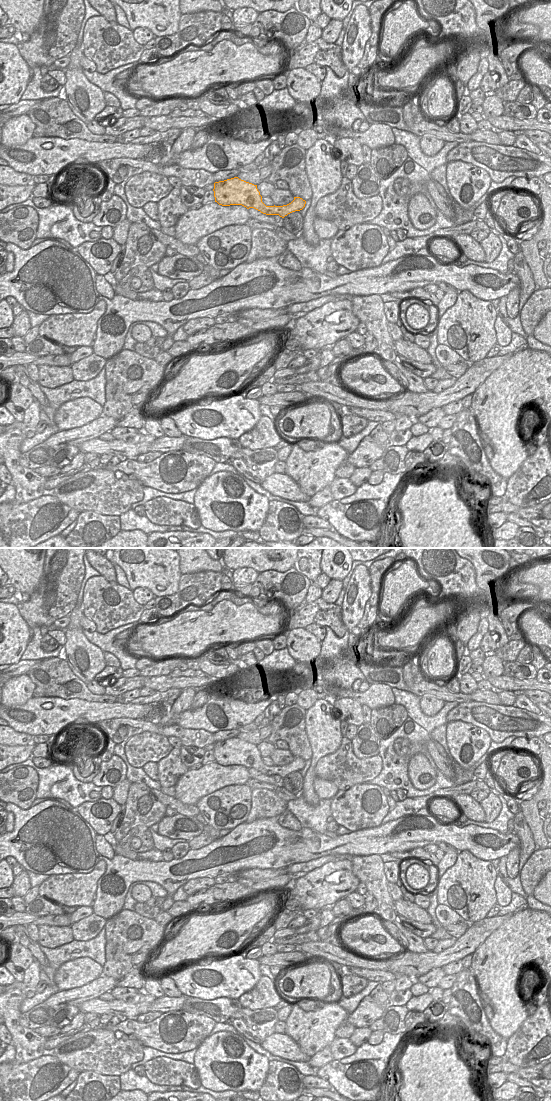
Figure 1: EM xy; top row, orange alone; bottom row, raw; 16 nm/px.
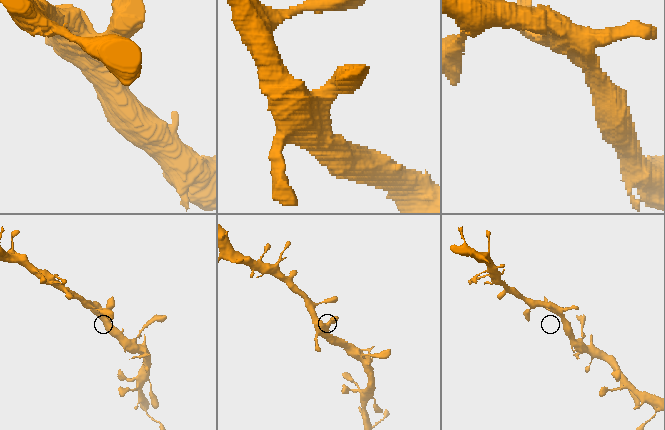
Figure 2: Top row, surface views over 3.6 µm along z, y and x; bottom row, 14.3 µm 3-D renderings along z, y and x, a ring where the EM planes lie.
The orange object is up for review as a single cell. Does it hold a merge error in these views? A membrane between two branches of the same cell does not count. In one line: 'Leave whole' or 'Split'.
Leave whole

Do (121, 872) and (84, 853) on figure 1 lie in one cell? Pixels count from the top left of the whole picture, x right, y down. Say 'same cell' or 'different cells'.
same cell

